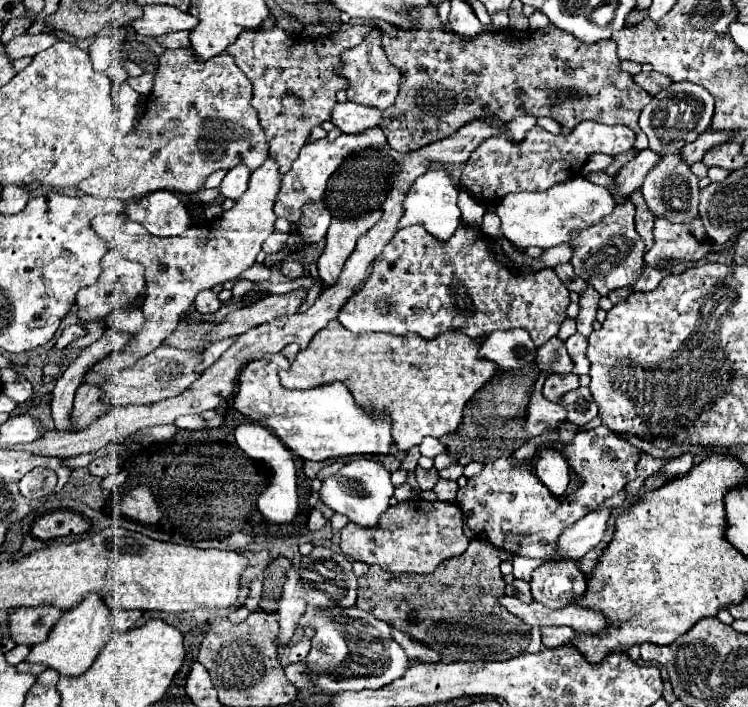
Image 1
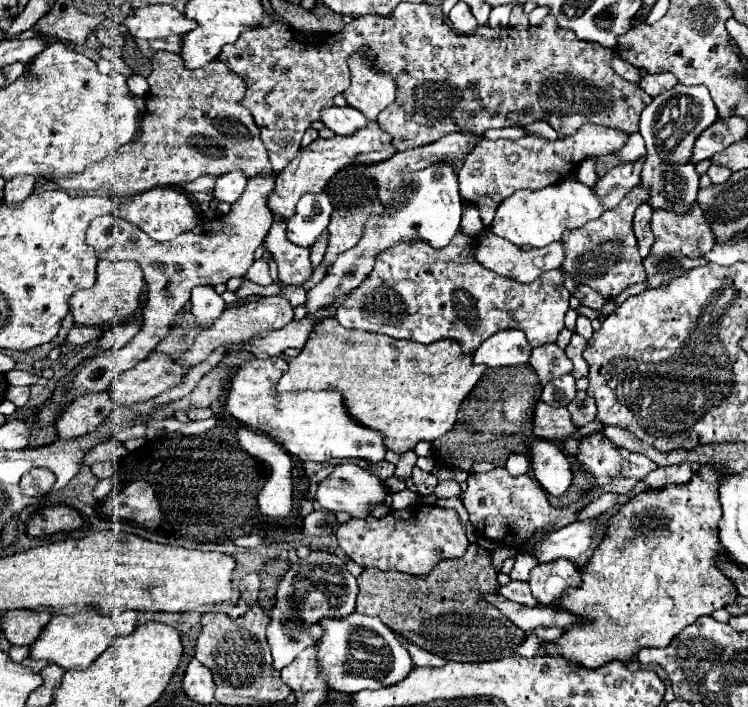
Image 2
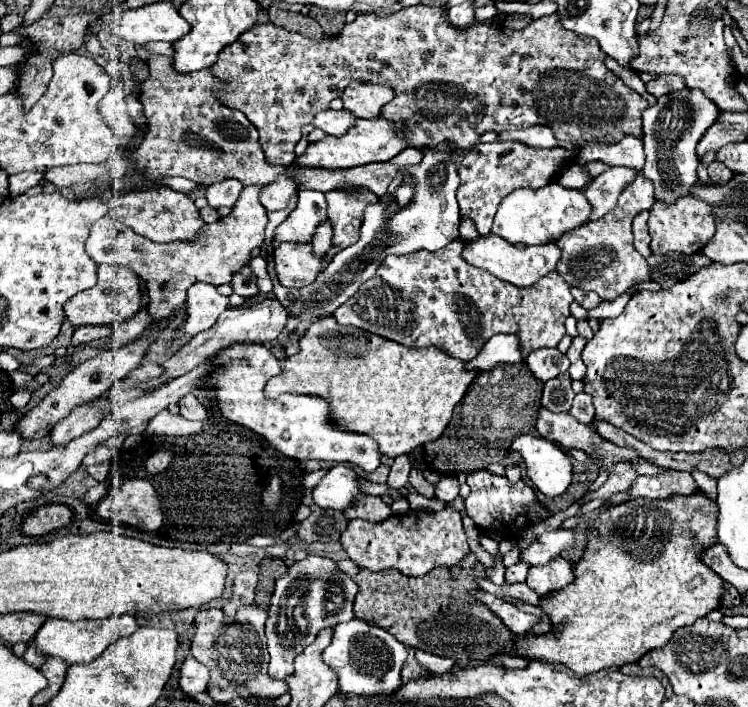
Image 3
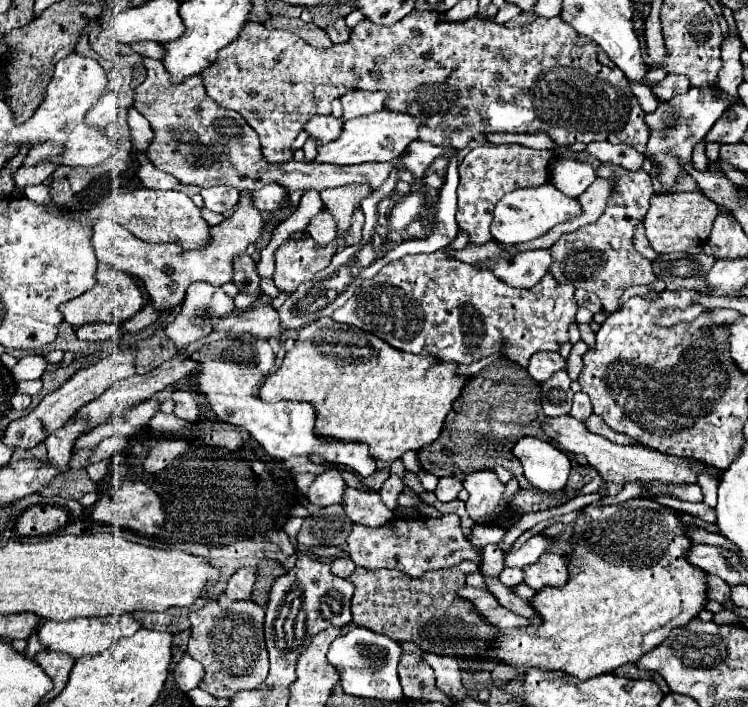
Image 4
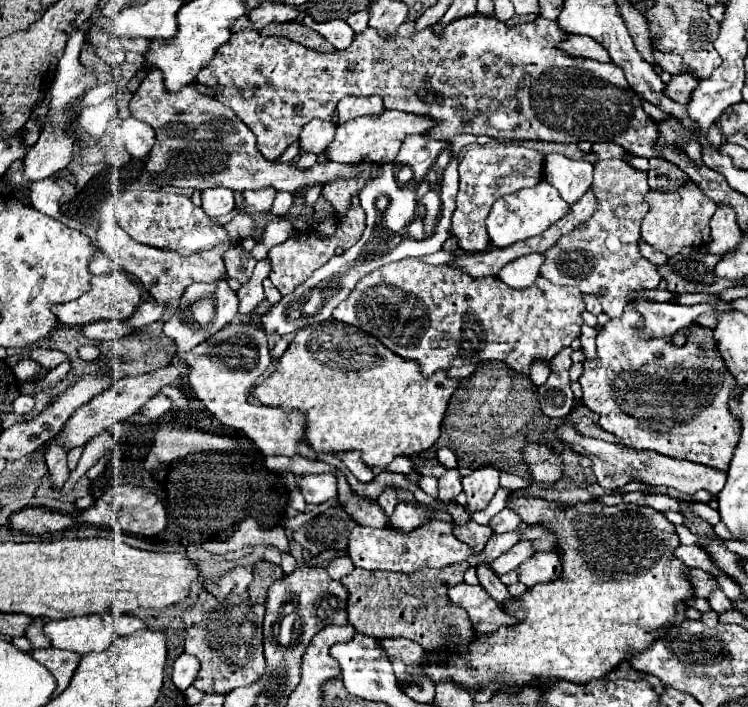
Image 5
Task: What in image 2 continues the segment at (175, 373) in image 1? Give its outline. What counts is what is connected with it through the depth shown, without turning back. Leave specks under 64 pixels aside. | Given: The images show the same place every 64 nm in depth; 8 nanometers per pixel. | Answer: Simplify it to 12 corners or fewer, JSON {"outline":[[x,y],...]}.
{"outline":[[154,352],[110,384],[118,406],[150,400],[188,368]]}

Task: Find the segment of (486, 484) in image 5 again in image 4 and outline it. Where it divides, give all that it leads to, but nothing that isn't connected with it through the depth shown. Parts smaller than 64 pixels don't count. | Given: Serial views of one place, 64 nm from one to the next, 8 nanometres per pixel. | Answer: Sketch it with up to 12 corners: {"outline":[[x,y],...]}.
{"outline":[[494,470],[464,478],[466,510],[474,522],[496,520],[508,508]]}

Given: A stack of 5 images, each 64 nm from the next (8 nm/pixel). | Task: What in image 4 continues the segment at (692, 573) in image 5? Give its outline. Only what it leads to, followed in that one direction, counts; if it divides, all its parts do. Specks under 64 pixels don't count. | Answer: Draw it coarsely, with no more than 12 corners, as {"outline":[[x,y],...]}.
{"outline":[[706,574],[706,596],[716,602],[730,600],[728,584],[712,574]]}

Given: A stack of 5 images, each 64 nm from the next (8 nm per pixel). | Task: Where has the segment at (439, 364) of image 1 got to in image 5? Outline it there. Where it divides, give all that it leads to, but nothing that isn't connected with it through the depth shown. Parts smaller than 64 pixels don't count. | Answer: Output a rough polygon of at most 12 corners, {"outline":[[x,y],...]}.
{"outline":[[330,318],[252,394],[368,468],[438,440],[456,382]]}

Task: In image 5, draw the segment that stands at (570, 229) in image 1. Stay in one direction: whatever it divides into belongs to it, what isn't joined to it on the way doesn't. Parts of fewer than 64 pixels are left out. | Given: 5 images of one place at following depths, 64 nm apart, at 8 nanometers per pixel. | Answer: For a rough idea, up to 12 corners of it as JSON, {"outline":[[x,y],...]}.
{"outline":[[546,180],[502,196],[486,218],[494,248],[538,236],[570,206]]}

